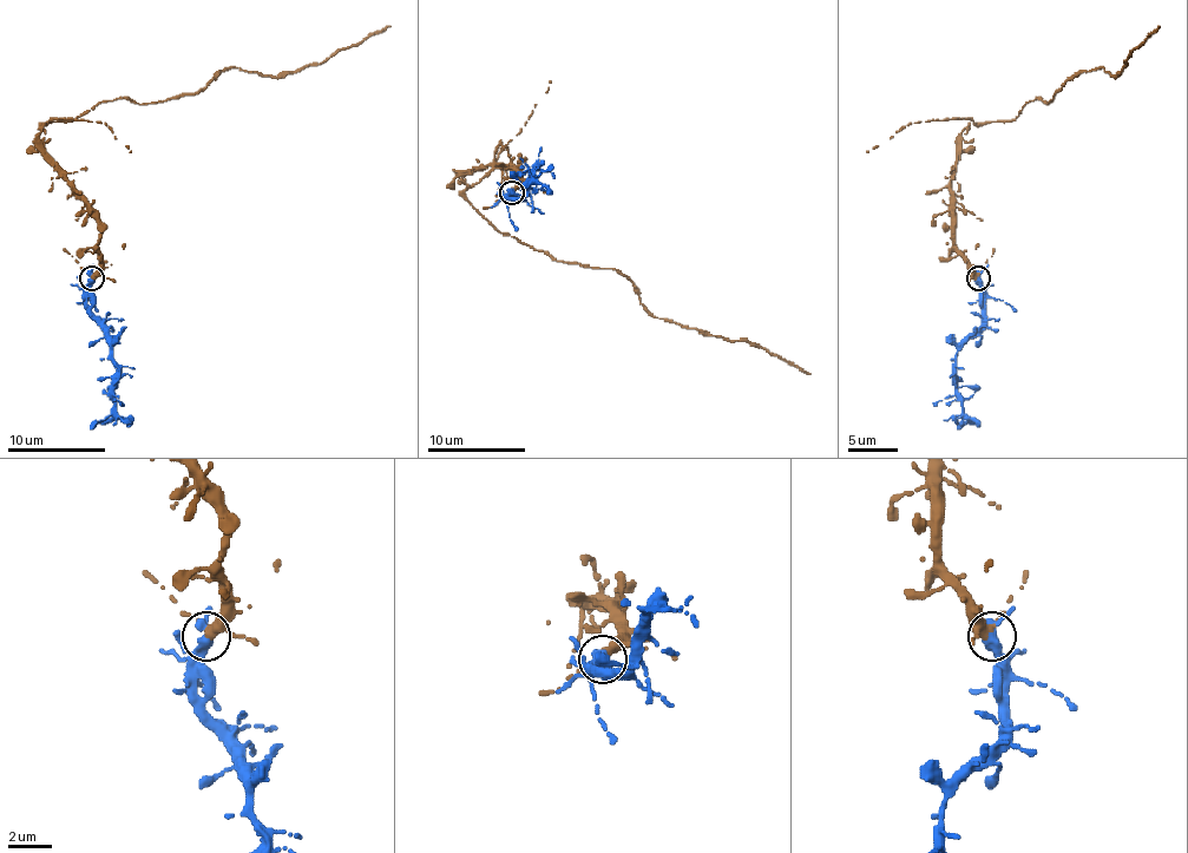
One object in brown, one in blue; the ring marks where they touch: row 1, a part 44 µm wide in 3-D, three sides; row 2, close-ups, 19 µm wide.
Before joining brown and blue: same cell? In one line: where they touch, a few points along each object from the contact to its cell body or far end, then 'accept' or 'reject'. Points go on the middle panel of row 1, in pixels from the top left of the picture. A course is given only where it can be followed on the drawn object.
at (511, 192); brown runs (511, 192), (520, 169), (459, 176), (501, 233), (557, 262), (618, 269), (650, 313), (809, 374); blue runs (511, 192), (518, 198), (536, 169), (527, 183), (511, 171); accept

